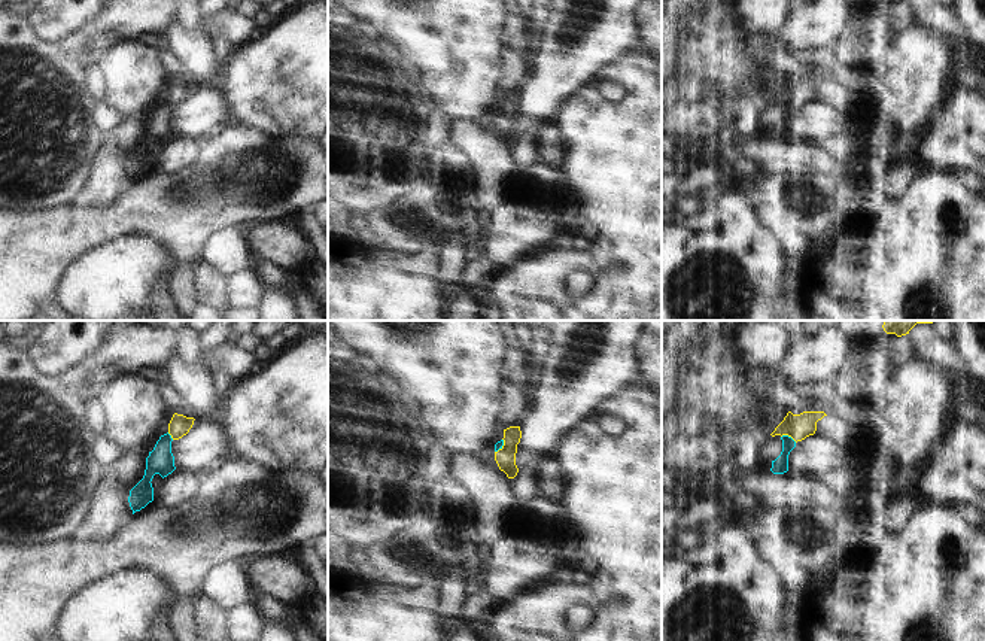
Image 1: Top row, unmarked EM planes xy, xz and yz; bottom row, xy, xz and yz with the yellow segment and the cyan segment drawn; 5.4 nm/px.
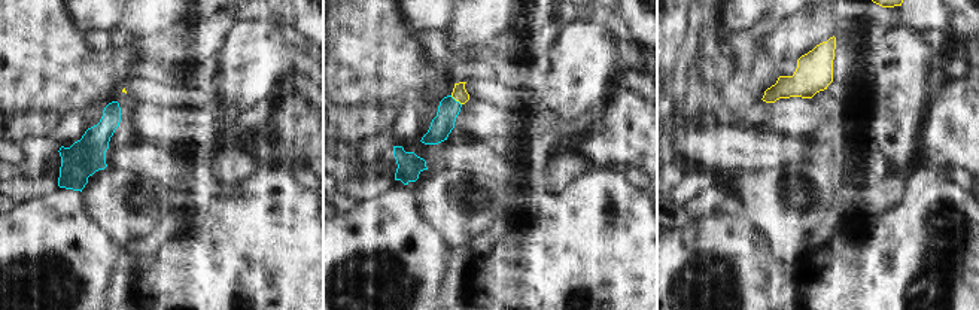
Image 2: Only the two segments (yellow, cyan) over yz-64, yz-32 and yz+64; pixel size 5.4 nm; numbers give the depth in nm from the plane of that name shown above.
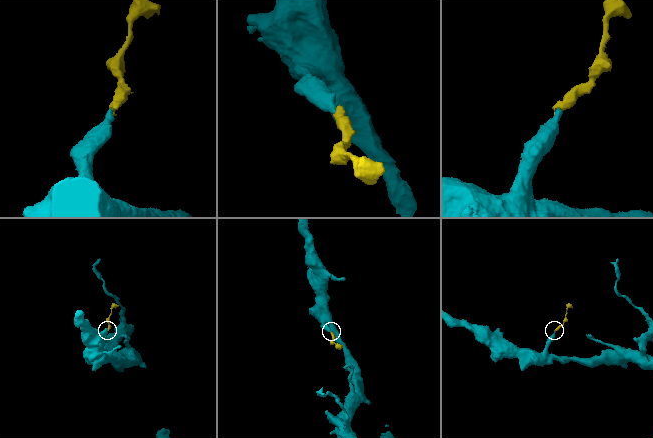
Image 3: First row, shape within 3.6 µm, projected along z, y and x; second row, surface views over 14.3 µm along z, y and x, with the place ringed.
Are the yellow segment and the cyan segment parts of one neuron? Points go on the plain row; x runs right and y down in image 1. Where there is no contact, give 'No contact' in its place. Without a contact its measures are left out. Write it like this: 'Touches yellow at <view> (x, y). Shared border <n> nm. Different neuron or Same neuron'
Touches yellow at yz (789, 102). Shared border 90 nm. Same neuron.

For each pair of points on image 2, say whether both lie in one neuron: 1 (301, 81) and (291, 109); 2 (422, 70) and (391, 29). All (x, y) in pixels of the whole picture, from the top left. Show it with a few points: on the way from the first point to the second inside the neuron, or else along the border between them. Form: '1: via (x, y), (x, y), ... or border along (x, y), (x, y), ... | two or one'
1: border along (291, 88), (307, 102) | two
2: via (412, 60), (391, 39) | one

